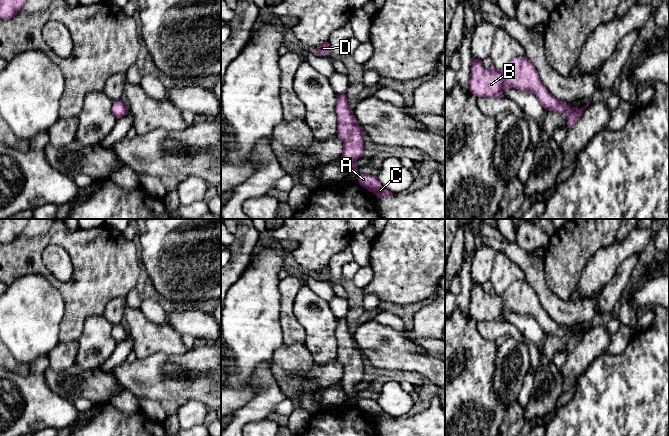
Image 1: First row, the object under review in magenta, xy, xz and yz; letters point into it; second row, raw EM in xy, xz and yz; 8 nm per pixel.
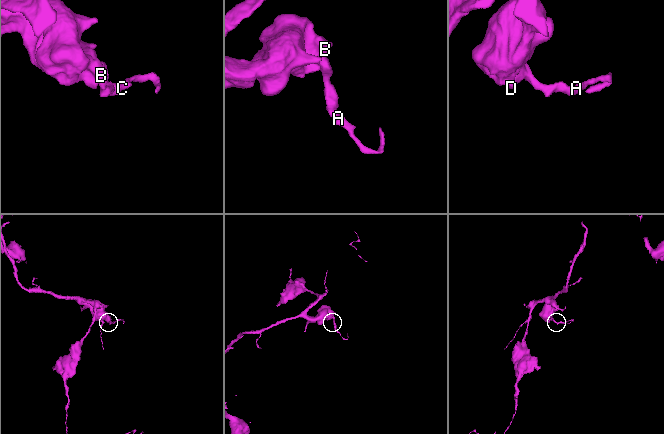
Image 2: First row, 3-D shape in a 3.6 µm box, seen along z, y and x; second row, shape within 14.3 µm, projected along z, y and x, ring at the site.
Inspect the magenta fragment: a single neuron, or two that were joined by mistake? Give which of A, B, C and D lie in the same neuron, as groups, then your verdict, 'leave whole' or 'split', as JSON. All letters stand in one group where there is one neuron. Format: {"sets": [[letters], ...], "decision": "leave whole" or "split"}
{"sets": [["A", "B", "C", "D"]], "decision": "leave whole"}

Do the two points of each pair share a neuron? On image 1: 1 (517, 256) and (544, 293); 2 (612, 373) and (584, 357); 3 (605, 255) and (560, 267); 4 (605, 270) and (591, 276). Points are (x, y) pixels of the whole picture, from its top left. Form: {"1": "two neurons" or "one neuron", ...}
{"1": "one neuron", "2": "two neurons", "3": "two neurons", "4": "one neuron"}

